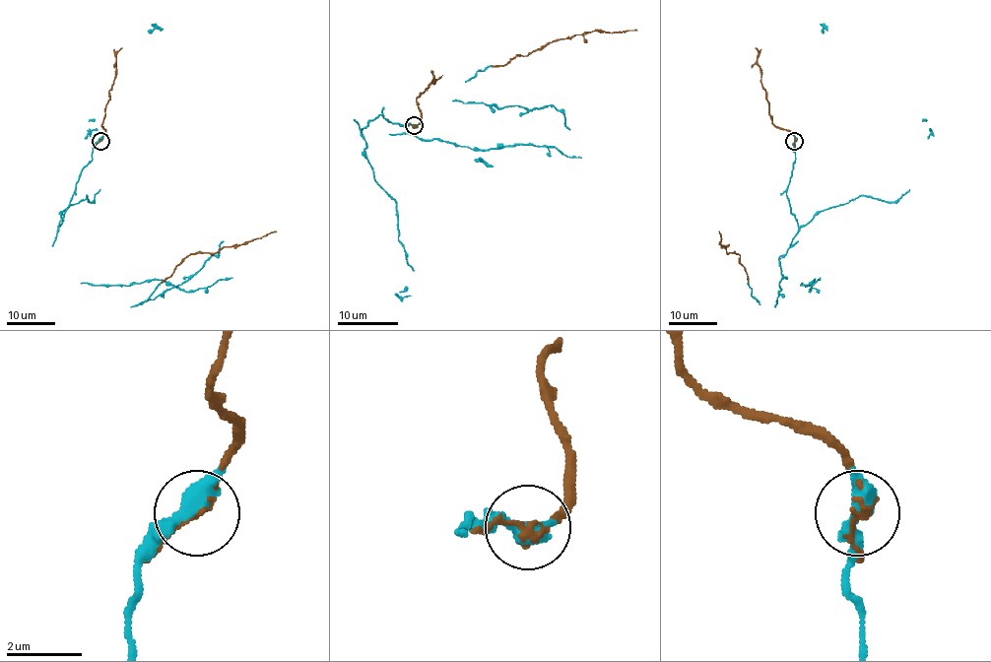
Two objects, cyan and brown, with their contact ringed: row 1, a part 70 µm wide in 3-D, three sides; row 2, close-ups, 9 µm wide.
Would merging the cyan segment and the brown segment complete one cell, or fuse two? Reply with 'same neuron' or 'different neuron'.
same neuron

